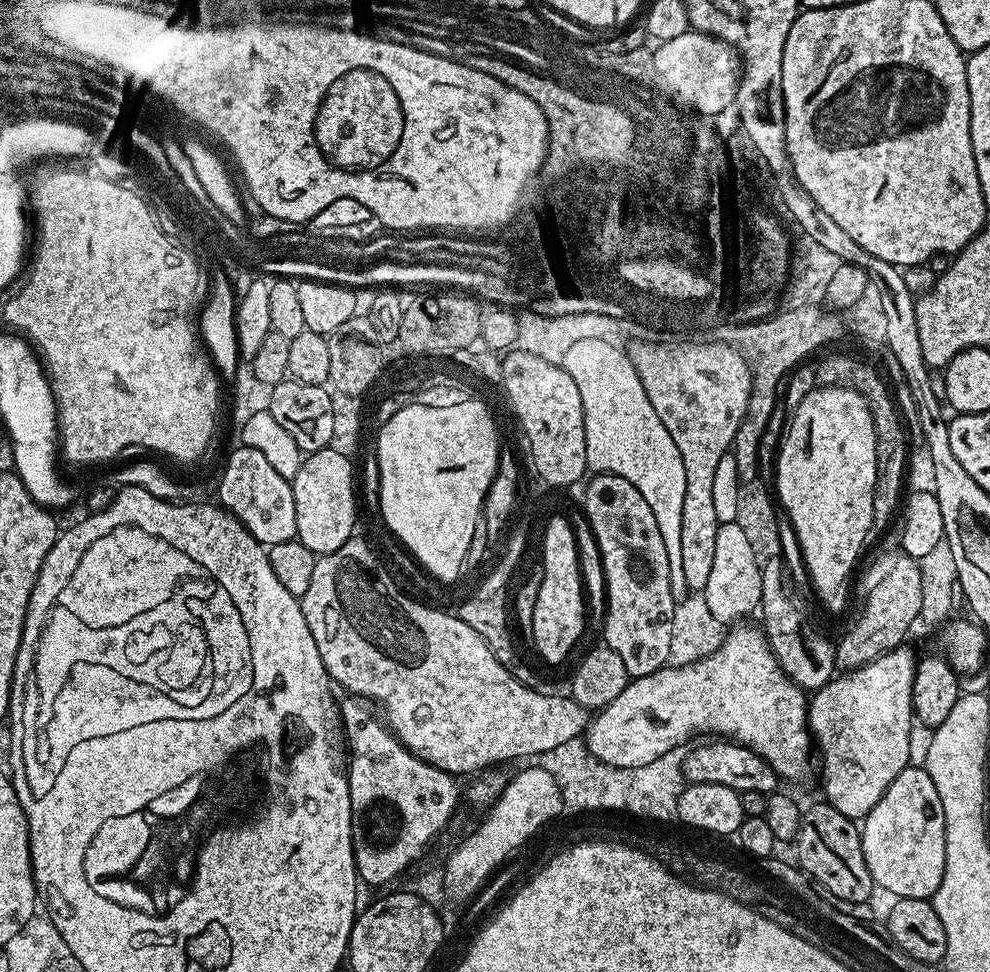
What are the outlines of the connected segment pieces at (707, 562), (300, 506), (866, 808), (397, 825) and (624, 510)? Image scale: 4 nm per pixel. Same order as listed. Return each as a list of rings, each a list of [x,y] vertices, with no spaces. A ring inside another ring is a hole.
[[[633,339],[626,351],[638,378],[642,380],[646,398],[650,398],[650,406],[654,406],[654,414],[662,418],[666,434],[674,438],[674,446],[678,446],[678,454],[682,454],[682,466],[686,470],[686,494],[682,498],[682,566],[678,569],[678,576],[684,579],[689,593],[700,594],[714,567],[714,549],[721,526],[714,510],[714,474],[722,456],[733,451],[738,430],[748,415],[750,394],[754,389],[754,368],[744,352],[728,343],[688,342],[681,346],[679,343]],[[667,376],[672,380],[680,376],[680,381],[677,384],[659,384],[656,381],[664,380]]]
[[[329,446],[317,452],[307,453],[300,464],[298,474],[291,480],[296,511],[296,539],[314,553],[333,552],[347,540],[353,539],[352,527],[356,524],[356,488],[352,485],[352,462],[349,457],[338,454],[338,450]]]
[[[901,646],[892,652],[887,652],[878,658],[874,658],[874,662],[863,664],[861,668],[844,670],[839,674],[833,675],[832,679],[828,680],[822,687],[815,689],[814,695],[809,699],[808,730],[814,741],[815,747],[818,749],[818,768],[821,768],[821,770],[824,771],[823,799],[827,801],[827,803],[832,804],[834,810],[846,814],[846,818],[850,818],[857,822],[863,821],[864,817],[870,814],[870,810],[874,810],[874,806],[878,806],[878,802],[882,798],[882,794],[886,794],[890,782],[894,782],[894,778],[898,778],[898,774],[902,774],[902,770],[909,767],[911,760],[908,759],[912,756],[912,728],[914,729],[912,687],[914,686],[917,661],[917,653],[912,653],[911,650],[908,649],[908,646]]]
[[[345,695],[339,701],[344,734],[350,749],[348,780],[352,799],[352,848],[356,852],[356,874],[368,884],[388,884],[400,876],[424,851],[428,843],[443,830],[456,808],[456,784],[451,772],[427,764],[401,744],[379,715],[372,713],[373,705],[356,695]]]
[[[596,474],[593,477],[592,481],[587,481],[588,489],[584,492],[584,512],[588,515],[592,536],[604,559],[604,584],[608,587],[608,617],[604,620],[607,647],[612,648],[614,654],[619,654],[630,670],[663,668],[669,663],[670,630],[678,603],[678,596],[672,593],[674,570],[666,554],[666,542],[662,542],[658,522],[654,522],[654,510],[650,510],[646,498],[638,494],[633,484],[626,482],[626,478],[611,474]]]

